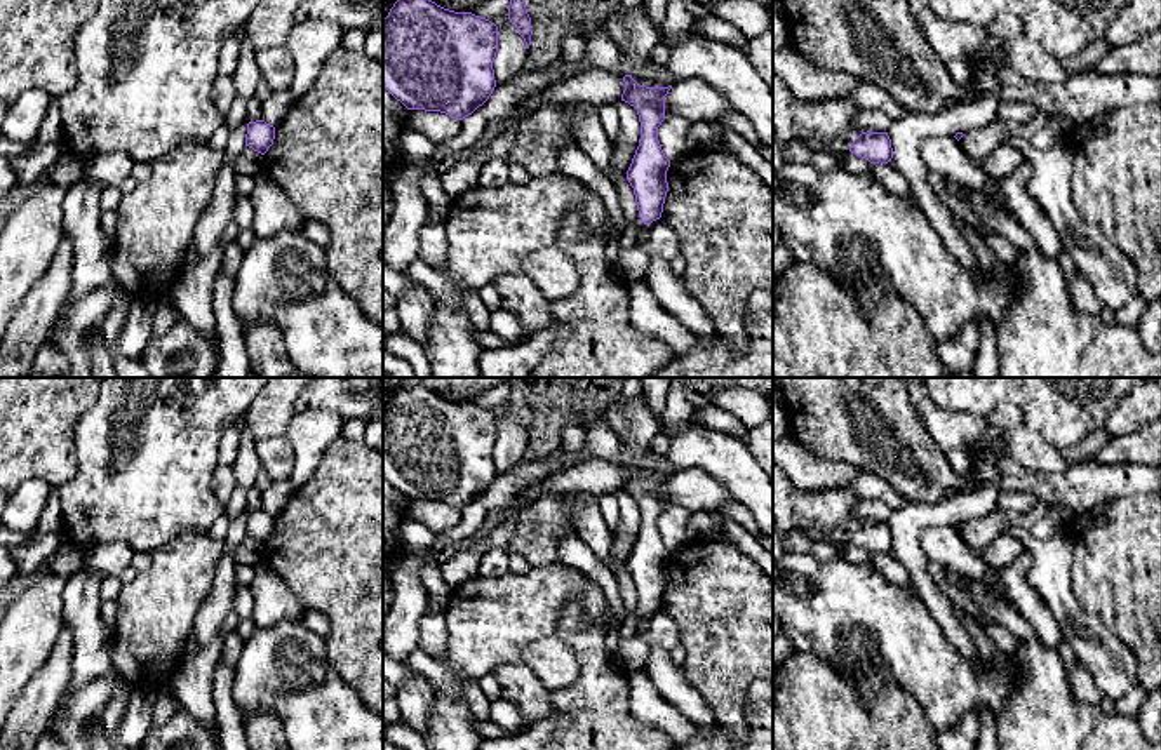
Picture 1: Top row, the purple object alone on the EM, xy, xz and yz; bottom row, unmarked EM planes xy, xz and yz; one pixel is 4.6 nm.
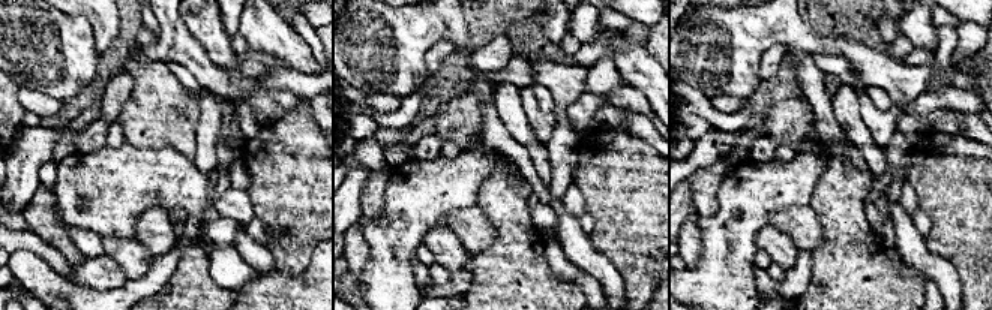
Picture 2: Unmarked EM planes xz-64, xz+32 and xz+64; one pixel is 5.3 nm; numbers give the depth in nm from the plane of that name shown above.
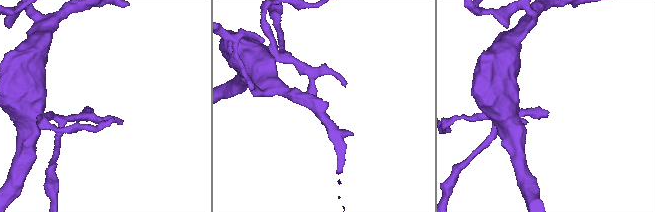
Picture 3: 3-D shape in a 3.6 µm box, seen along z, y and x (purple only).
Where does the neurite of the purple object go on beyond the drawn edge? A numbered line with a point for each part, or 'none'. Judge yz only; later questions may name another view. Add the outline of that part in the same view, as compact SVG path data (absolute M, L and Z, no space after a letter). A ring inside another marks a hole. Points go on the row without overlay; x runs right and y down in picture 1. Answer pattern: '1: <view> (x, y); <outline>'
none

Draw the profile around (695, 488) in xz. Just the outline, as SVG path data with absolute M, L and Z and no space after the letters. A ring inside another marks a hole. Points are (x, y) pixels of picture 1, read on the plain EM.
M703 466L674 472L665 485L665 508L682 506L691 513L714 512L721 503L731 499L736 499L735 494Z

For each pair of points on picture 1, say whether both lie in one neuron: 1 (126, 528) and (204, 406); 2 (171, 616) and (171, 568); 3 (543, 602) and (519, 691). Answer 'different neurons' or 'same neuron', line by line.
1: same neuron
2: same neuron
3: different neurons

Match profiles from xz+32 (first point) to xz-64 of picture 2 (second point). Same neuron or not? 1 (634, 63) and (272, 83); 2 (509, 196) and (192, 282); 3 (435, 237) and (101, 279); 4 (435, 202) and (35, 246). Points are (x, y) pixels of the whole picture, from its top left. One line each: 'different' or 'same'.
1: different
2: same
3: different
4: different

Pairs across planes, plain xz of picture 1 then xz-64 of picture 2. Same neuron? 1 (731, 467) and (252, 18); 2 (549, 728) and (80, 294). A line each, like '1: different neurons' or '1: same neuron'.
1: same neuron
2: same neuron

